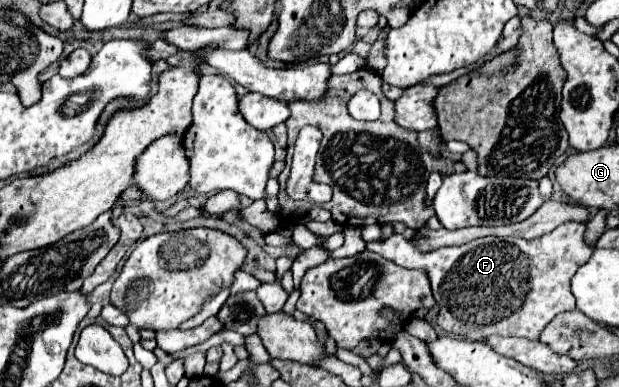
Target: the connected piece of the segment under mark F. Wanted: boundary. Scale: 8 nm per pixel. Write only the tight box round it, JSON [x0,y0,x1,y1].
[366,222,594,340]

